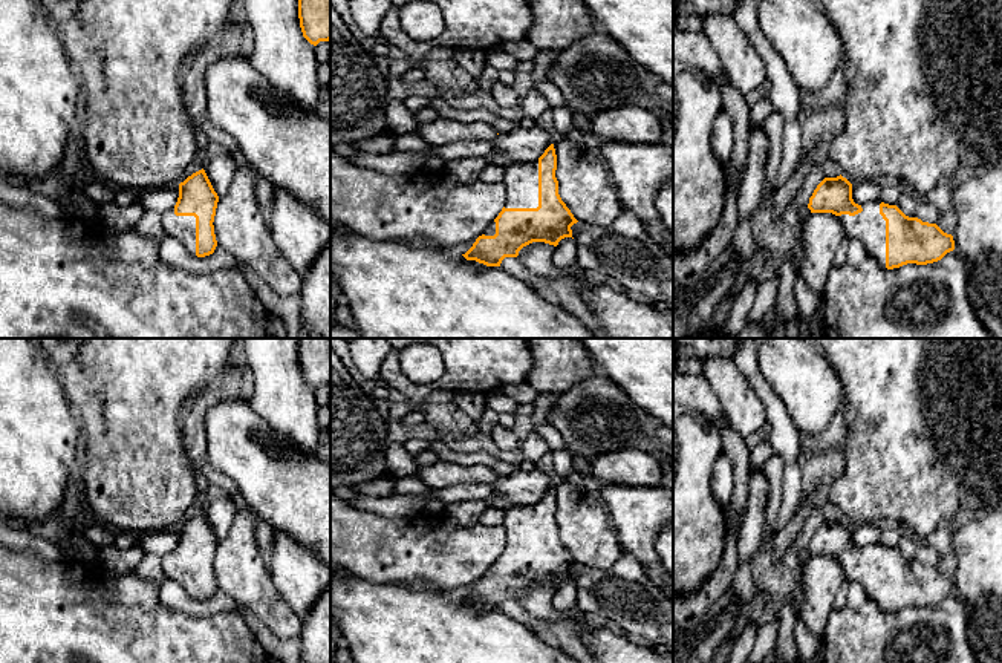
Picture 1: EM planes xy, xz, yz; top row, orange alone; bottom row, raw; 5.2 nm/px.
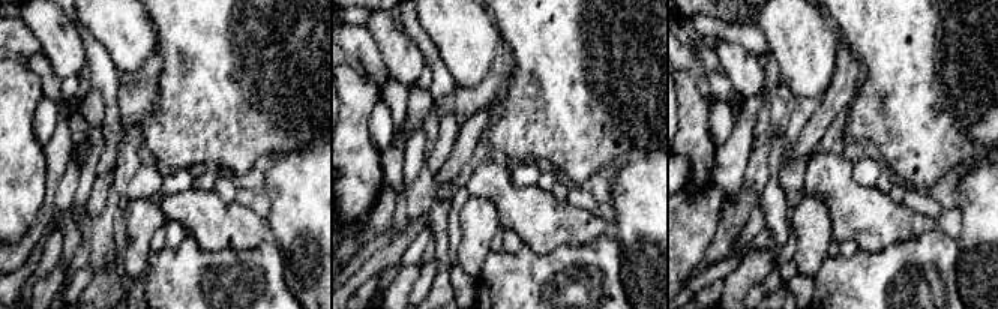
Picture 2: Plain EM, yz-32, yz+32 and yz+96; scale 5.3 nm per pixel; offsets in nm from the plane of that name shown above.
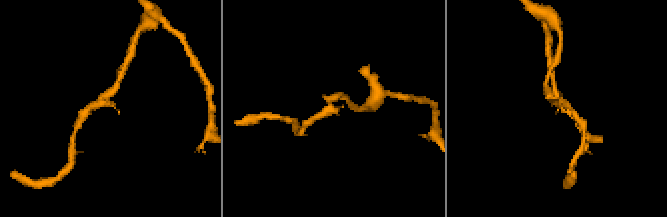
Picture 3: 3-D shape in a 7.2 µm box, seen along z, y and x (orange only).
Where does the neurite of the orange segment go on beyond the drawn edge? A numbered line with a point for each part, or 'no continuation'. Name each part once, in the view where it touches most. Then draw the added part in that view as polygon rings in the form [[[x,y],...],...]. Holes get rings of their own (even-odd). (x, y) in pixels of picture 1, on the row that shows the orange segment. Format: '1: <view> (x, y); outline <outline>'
1: xz (520, 181); outline [[[538,159],[509,165],[505,171],[505,208],[538,207]]]

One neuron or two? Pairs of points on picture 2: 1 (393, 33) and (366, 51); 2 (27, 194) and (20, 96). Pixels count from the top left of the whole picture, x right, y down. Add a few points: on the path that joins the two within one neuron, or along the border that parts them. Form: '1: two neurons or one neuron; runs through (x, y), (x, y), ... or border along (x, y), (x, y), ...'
1: two neurons; border along (365, 27), (372, 36), (390, 75)
2: one neuron; runs through (20, 170), (20, 120)

